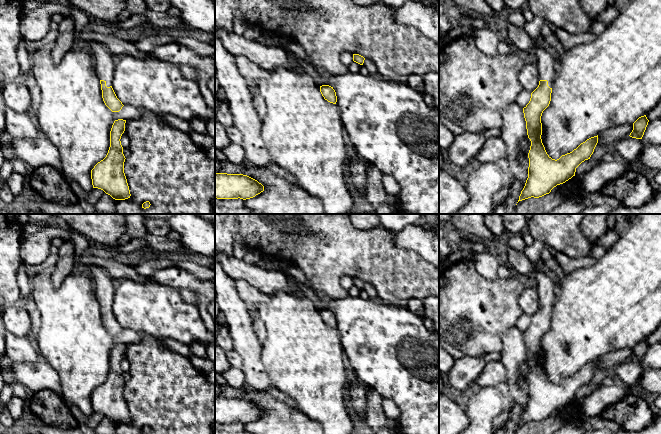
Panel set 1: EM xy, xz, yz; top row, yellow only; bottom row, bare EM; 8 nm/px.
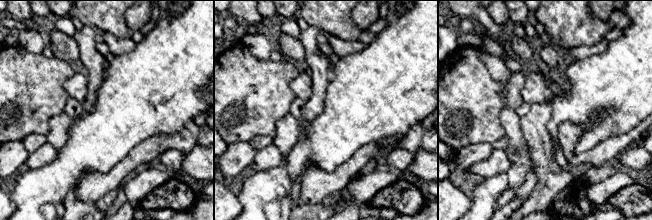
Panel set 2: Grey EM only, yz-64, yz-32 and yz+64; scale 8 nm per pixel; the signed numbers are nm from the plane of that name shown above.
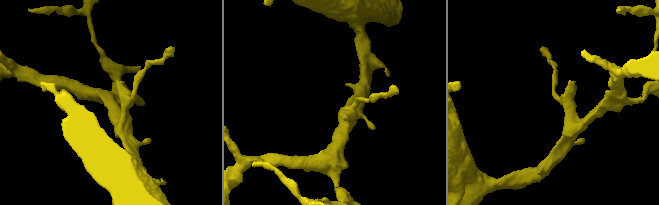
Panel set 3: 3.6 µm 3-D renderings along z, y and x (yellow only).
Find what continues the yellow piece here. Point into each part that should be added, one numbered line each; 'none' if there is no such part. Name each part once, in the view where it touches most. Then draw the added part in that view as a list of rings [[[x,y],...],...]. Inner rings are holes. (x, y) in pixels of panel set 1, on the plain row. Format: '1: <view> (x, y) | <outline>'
1: xy (103, 285) | [[[89,265],[90,277],[94,284],[97,300],[100,304],[106,306],[106,310],[112,310],[114,301],[115,287],[113,286],[112,279],[106,271],[96,265]]]

